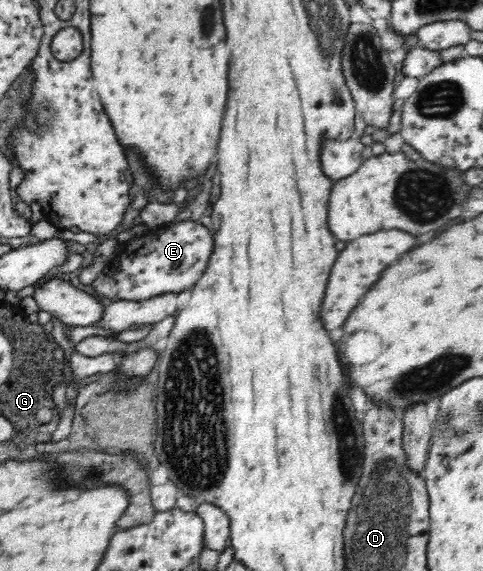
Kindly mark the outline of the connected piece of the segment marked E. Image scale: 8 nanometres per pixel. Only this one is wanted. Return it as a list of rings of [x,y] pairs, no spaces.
[[[174,221],[163,229],[154,230],[152,233],[133,237],[123,242],[116,248],[116,256],[108,265],[107,271],[102,271],[91,283],[92,288],[99,296],[115,300],[141,301],[148,300],[162,294],[180,294],[184,290],[192,288],[203,275],[207,267],[208,259],[212,254],[214,242],[212,235],[199,221]]]

